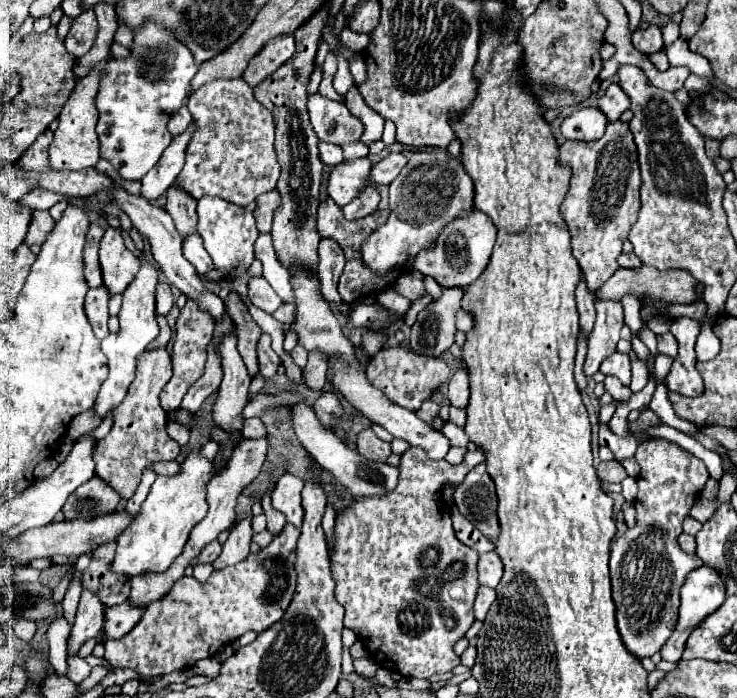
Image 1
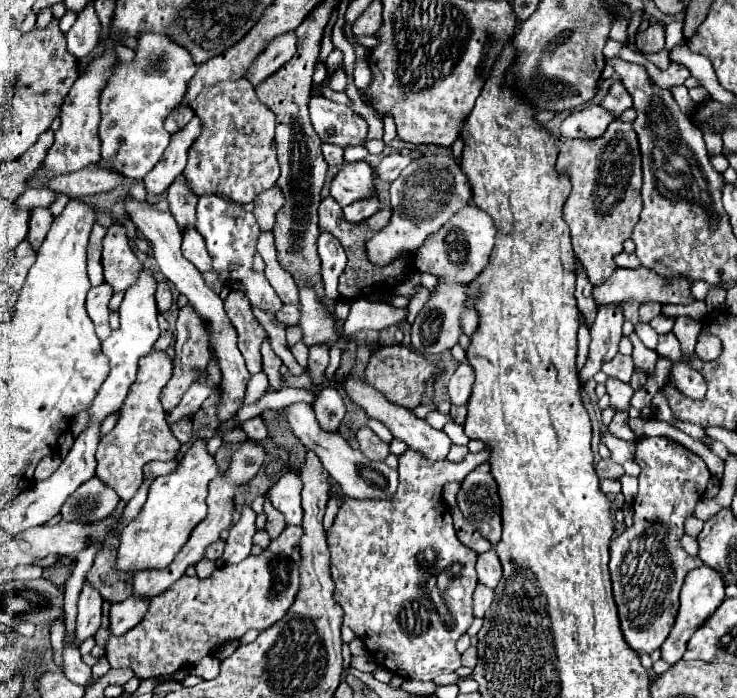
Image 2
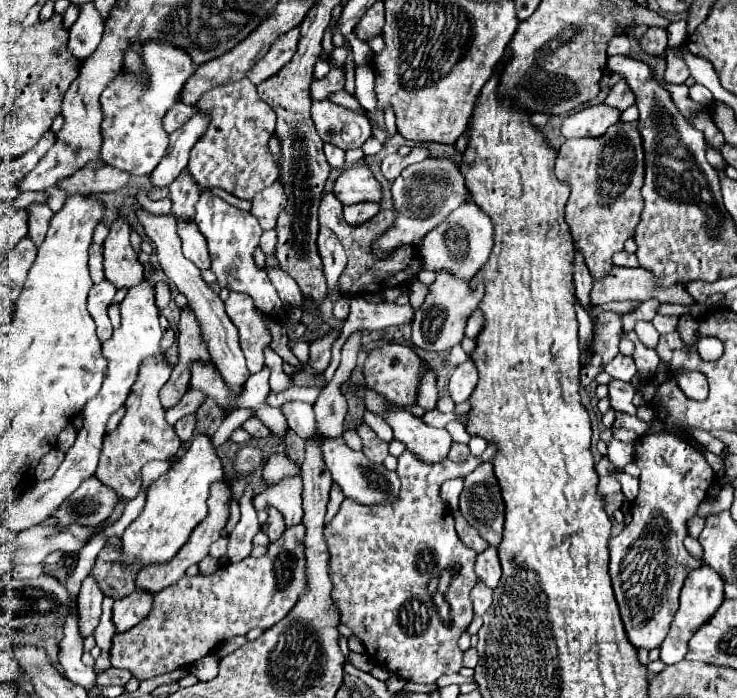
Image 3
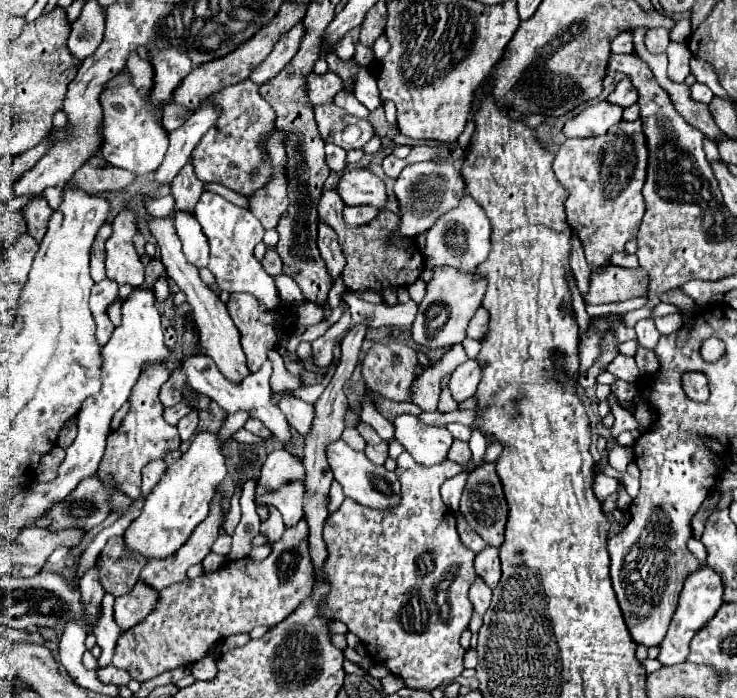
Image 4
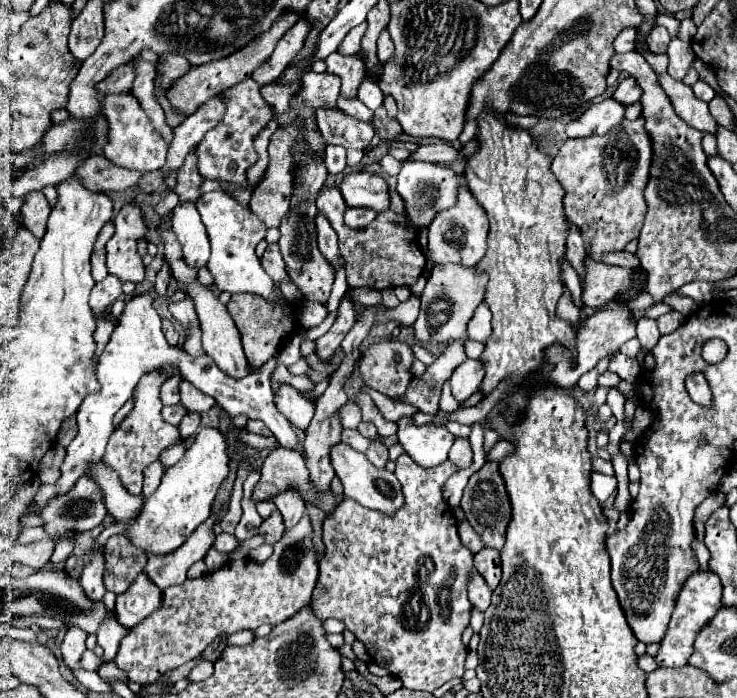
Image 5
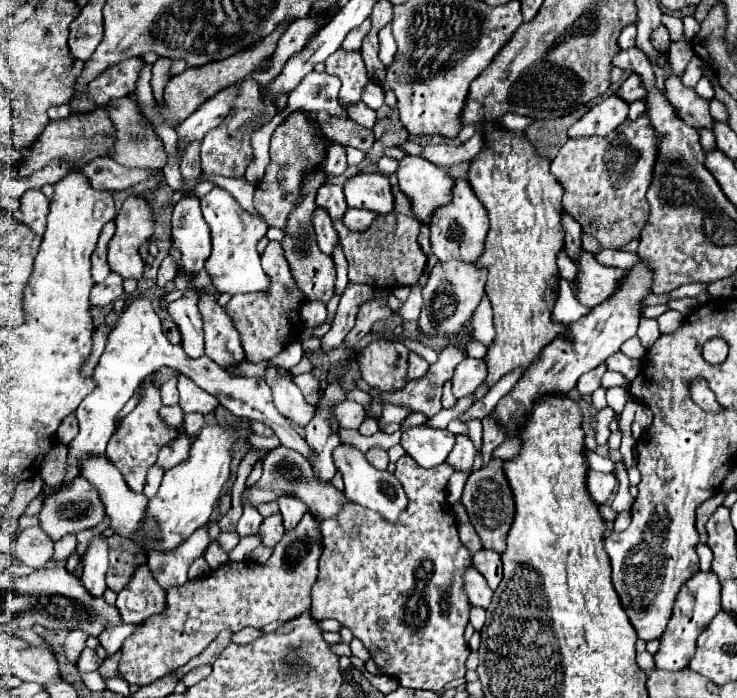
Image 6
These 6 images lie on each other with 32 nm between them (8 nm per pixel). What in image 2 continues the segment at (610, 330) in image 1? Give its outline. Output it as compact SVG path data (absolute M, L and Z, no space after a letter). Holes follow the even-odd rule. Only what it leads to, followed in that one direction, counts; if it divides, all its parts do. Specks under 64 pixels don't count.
M598 306L596 320L592 324L592 342L588 362L580 370L580 380L586 384L600 372L602 364L612 360L618 354L618 342L622 338L622 322L624 316L620 310L612 306Z

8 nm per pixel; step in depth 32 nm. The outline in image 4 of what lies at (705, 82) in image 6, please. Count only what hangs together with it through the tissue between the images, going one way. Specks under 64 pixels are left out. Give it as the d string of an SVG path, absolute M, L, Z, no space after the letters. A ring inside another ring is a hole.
M696 82L690 87L692 98L698 102L709 104L714 97L713 92L704 84Z

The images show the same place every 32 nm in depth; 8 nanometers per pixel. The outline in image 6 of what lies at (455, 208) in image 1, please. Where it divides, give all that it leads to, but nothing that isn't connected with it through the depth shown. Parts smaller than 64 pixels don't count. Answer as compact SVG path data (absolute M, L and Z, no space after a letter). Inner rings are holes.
M406 156L398 162L396 170L400 190L410 196L414 216L428 222L436 206L442 206L450 198L454 180L436 164L420 156Z

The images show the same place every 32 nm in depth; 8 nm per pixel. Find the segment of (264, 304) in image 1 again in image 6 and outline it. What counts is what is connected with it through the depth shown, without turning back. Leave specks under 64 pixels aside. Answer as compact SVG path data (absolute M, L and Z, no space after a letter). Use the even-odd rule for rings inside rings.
M214 188L210 194L202 198L200 204L202 204L204 220L208 222L212 232L212 254L206 260L206 270L212 278L214 288L220 294L228 292L230 296L268 288L268 276L264 274L260 266L260 254L256 250L256 244L266 234L268 224L260 220L258 216L252 216L250 212L246 212L236 202L236 198L224 188Z

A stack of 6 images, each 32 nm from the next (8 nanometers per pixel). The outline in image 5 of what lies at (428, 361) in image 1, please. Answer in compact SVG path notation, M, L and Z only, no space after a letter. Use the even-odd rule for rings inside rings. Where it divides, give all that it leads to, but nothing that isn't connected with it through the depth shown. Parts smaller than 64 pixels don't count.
M386 340L386 342L374 342L366 348L366 354L360 356L360 374L362 380L394 398L404 392L408 386L410 376L410 364L412 364L412 350L408 344L398 340Z

